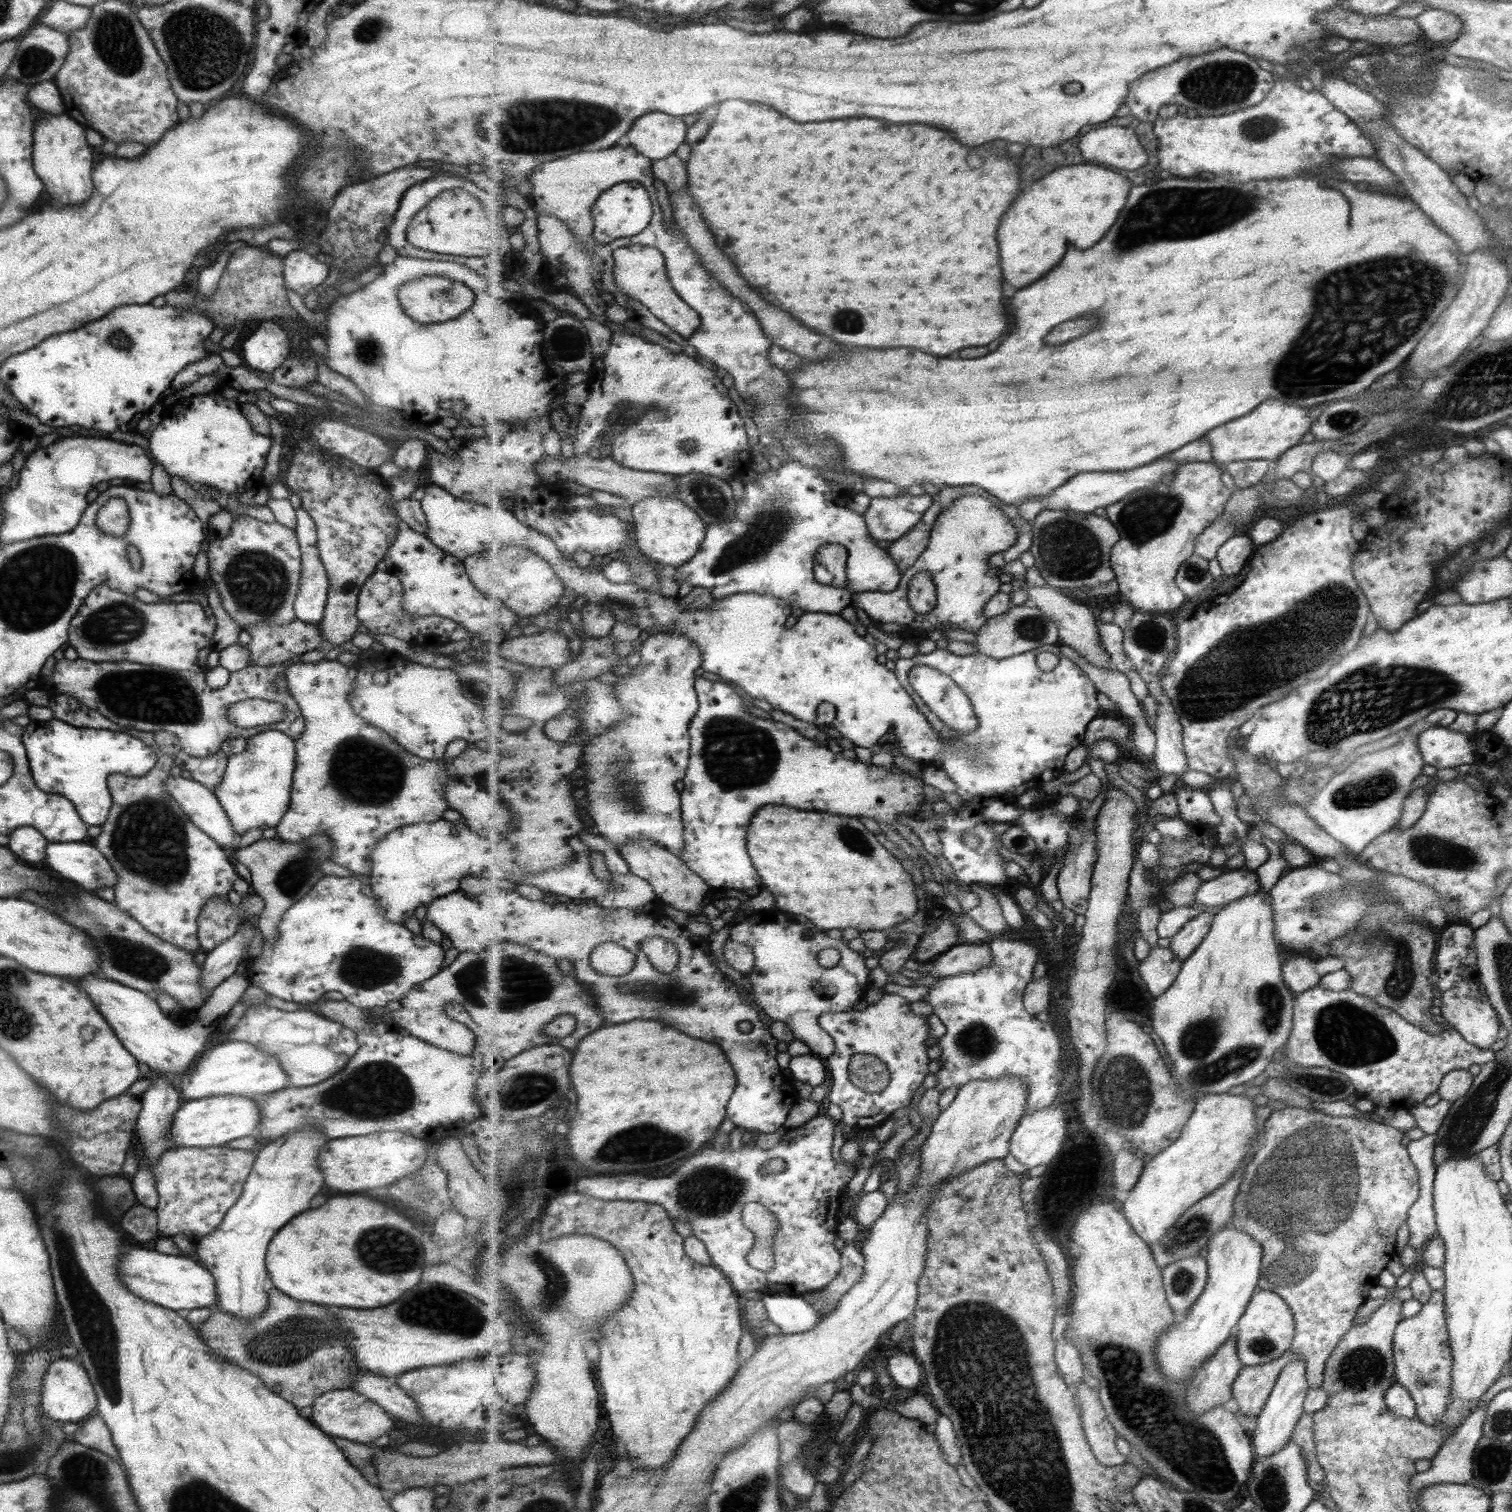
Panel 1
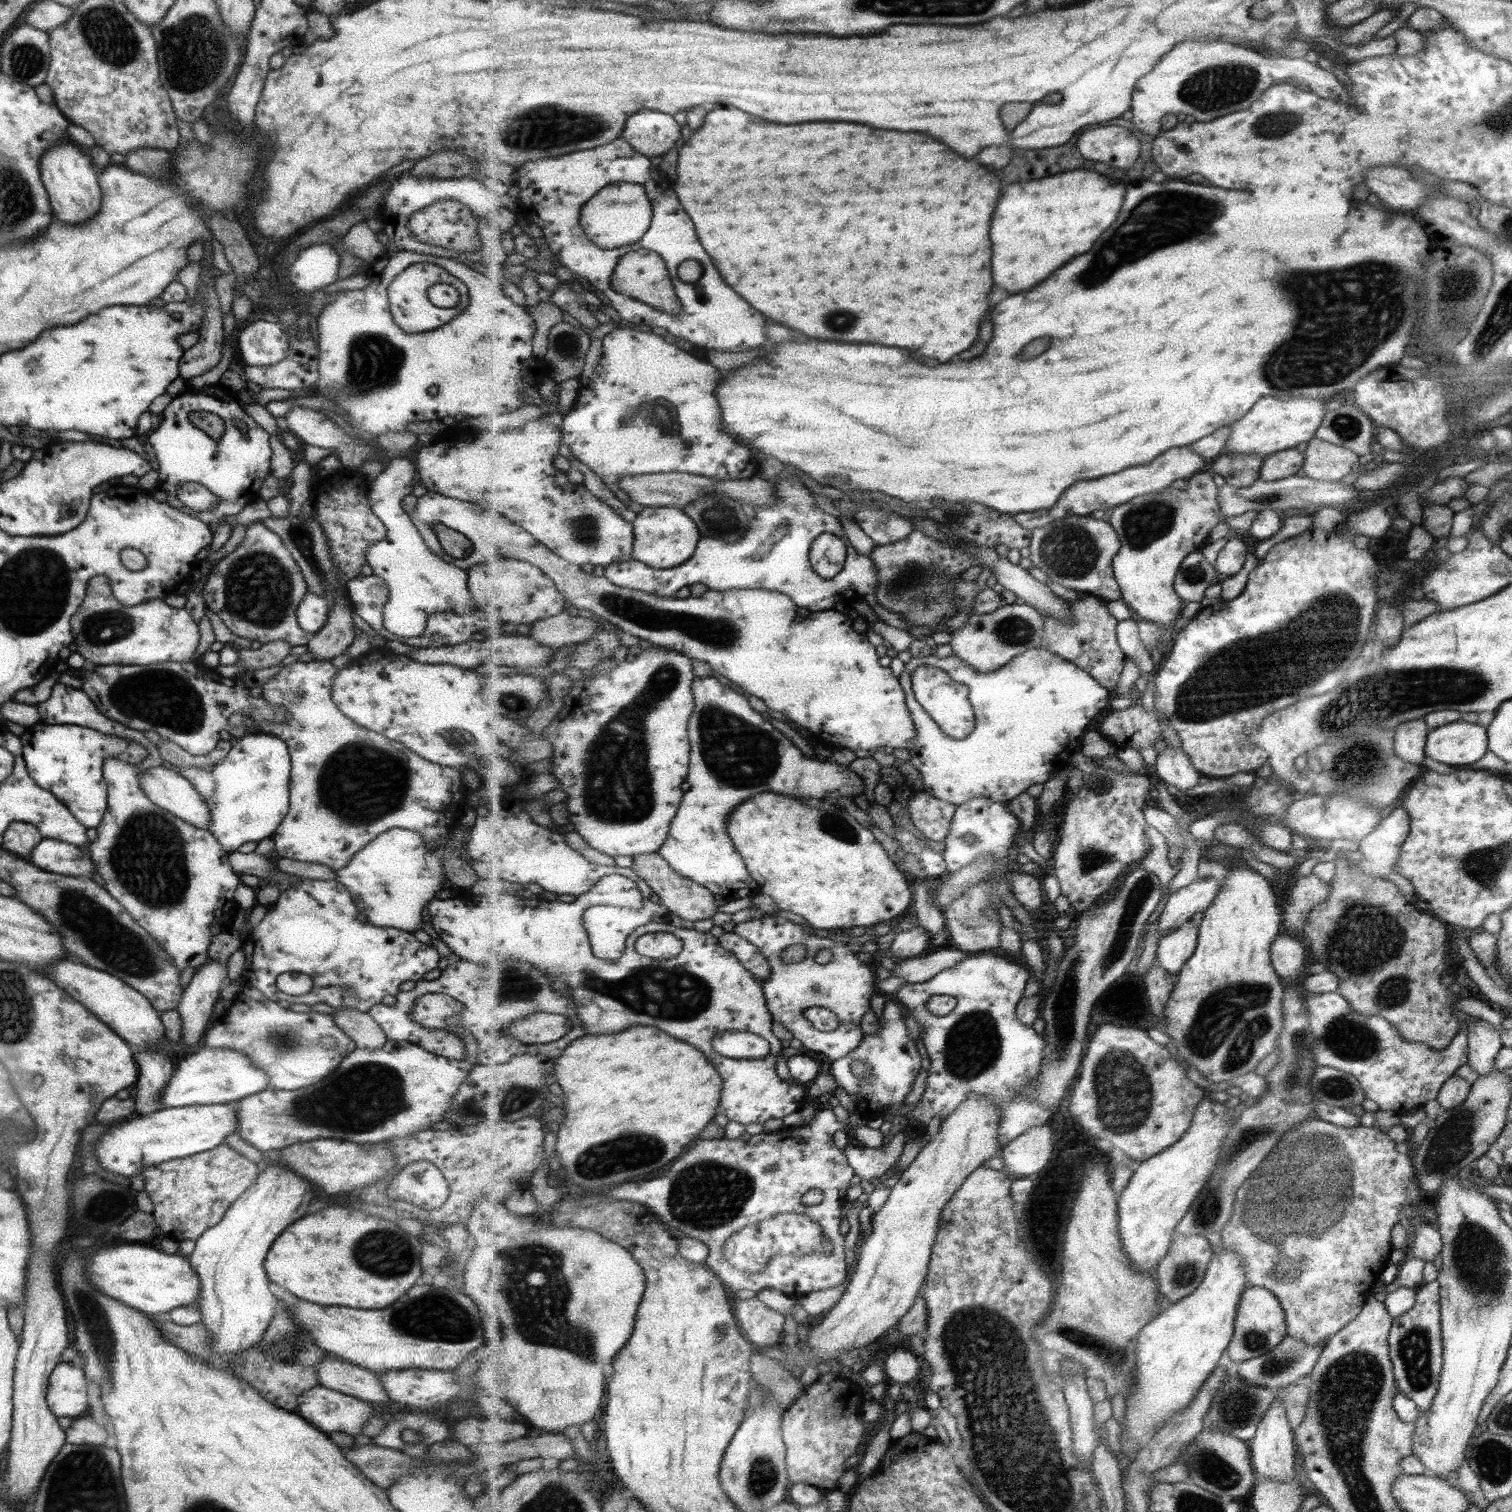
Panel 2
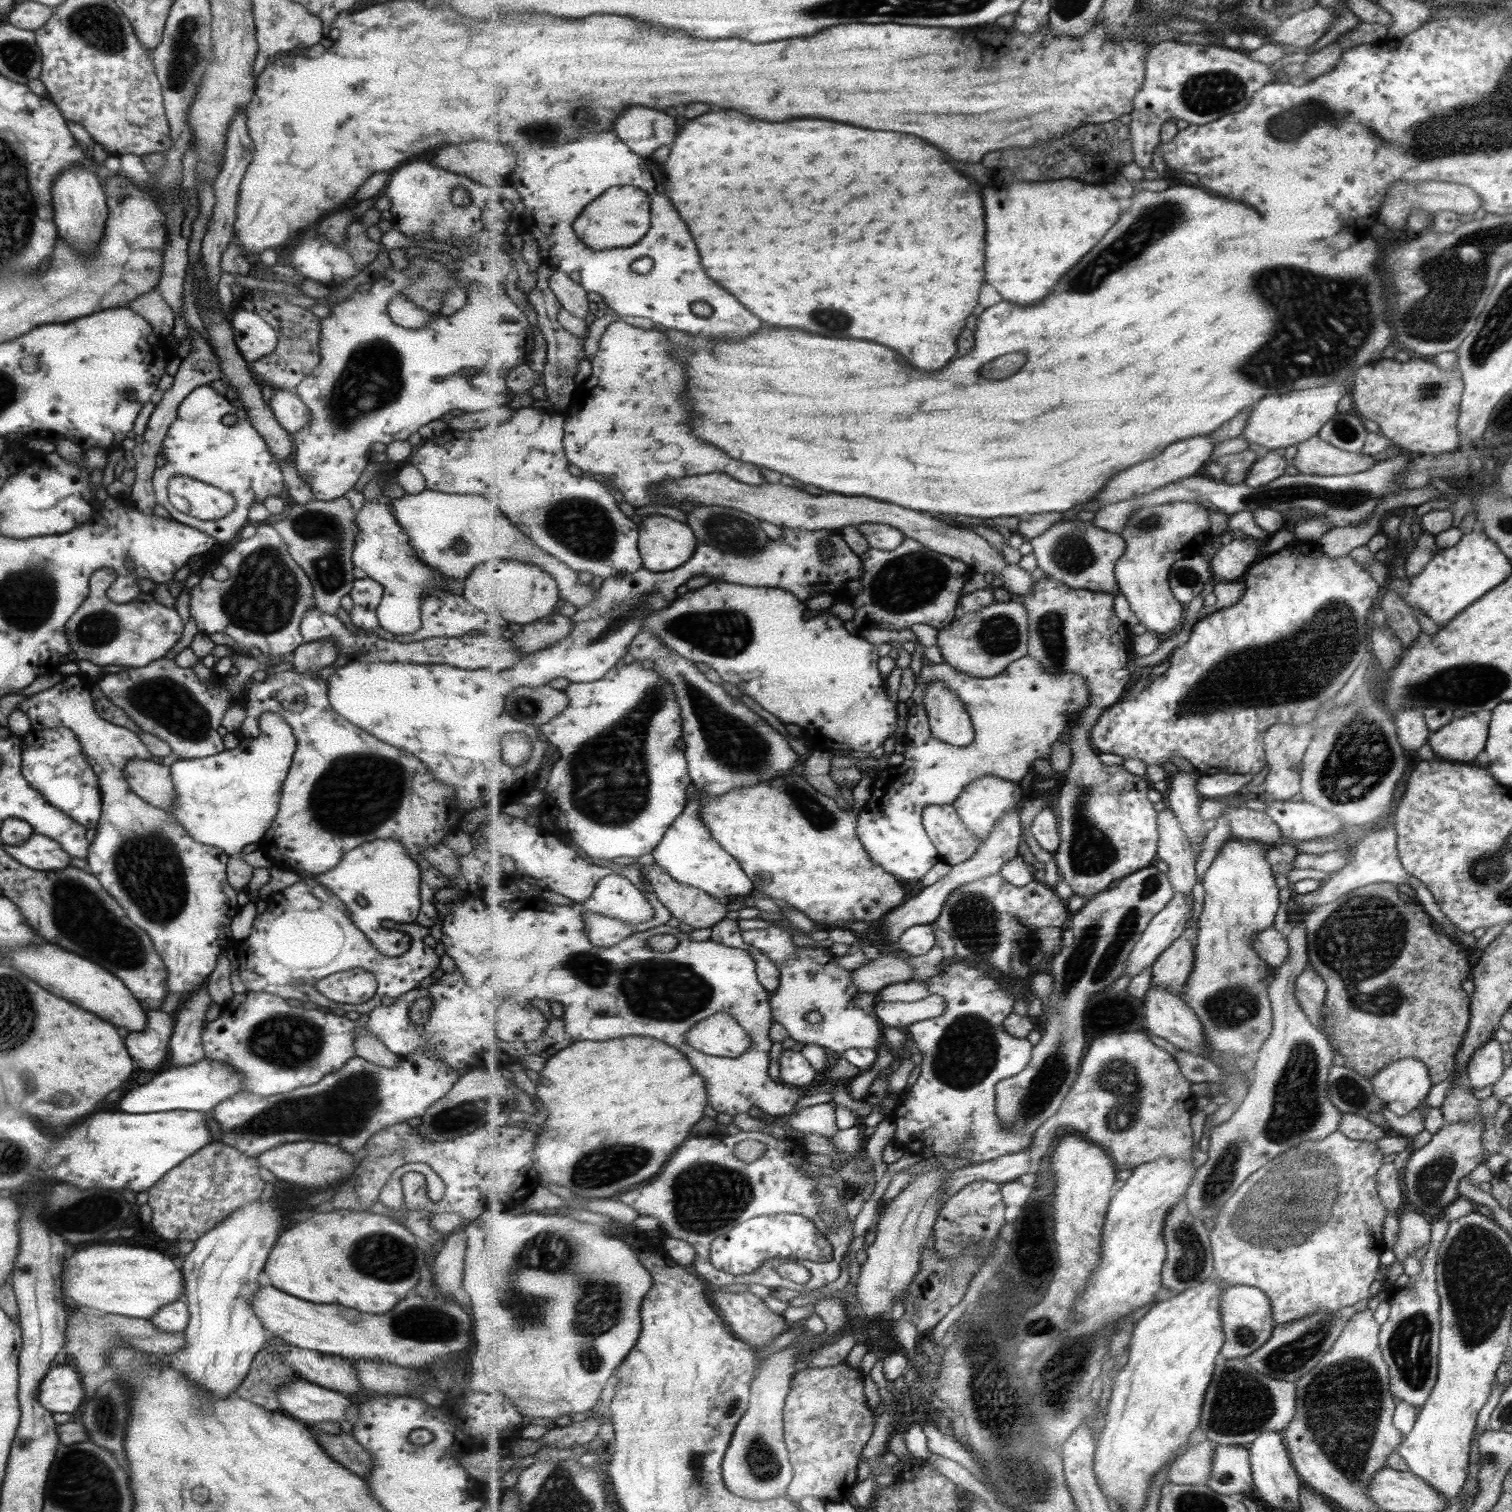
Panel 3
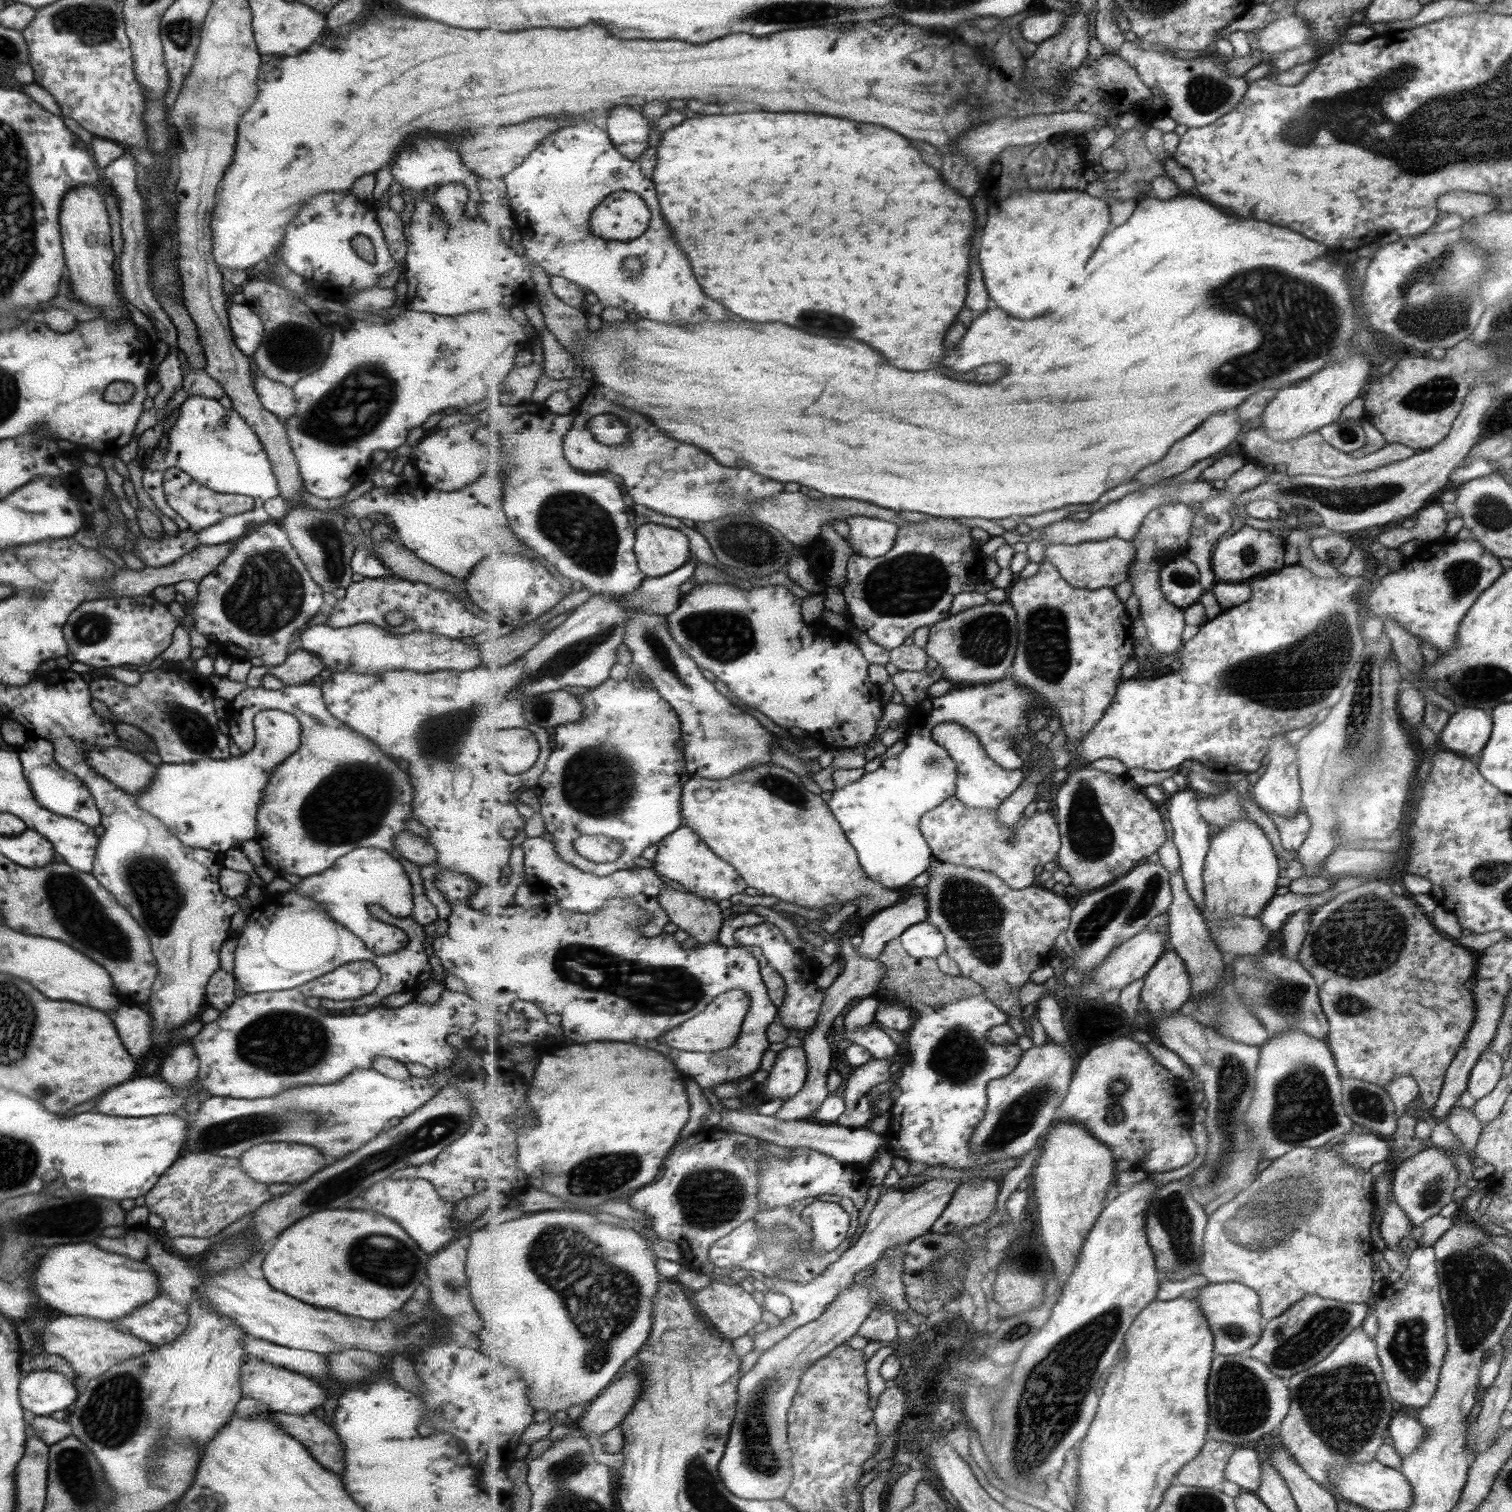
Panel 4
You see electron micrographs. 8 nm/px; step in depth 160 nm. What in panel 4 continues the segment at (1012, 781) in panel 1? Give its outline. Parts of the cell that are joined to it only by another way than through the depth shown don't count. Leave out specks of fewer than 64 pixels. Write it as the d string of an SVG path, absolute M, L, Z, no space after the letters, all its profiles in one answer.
M1010 673L1003 680L987 684L954 684L943 696L929 696L927 700L911 709L907 723L909 727L905 738L906 745L897 756L883 761L876 771L865 772L858 781L833 790L832 798L827 803L858 852L863 870L866 870L872 879L897 890L912 883L919 874L930 869L934 854L920 827L922 816L956 794L959 774L957 763L946 748L934 739L932 730L942 722L959 723L975 734L985 747L987 755L999 767L1017 771L1023 768L1025 762L1017 754L1015 744L1021 744L1025 738L1029 739L1034 734L1029 730L1029 716L1037 710L1037 696L1033 690L1017 682Z

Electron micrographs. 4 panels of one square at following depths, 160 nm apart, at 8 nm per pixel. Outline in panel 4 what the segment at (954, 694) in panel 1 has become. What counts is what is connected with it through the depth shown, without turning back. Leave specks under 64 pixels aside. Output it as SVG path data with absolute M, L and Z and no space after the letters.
M942 722L933 730L934 739L943 745L958 766L956 797L971 808L998 808L1026 779L1023 770L1009 771L999 767L985 751L981 741L967 727L954 722Z

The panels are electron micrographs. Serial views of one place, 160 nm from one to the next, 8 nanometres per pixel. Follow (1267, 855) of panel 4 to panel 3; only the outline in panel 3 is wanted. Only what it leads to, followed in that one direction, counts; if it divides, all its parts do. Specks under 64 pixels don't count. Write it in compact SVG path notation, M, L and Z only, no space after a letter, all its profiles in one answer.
M1227 840L1203 877L1206 896L1198 918L1195 966L1183 989L1183 998L1203 1023L1210 1048L1218 1052L1234 1052L1238 1056L1257 1055L1274 1032L1274 1010L1268 990L1269 982L1266 983L1266 976L1271 968L1252 945L1259 932L1275 924L1277 910L1283 910L1283 902L1279 902L1279 886L1273 876L1273 866L1267 862L1267 851L1272 847L1255 840Z

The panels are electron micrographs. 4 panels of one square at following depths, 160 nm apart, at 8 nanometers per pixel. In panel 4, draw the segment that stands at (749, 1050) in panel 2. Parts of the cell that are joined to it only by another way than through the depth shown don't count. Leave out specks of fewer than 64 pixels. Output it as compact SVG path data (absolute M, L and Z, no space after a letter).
M734 988L715 997L707 1008L673 1030L666 1032L659 1040L667 1046L687 1052L718 1052L735 1045L740 1037L744 1023L749 1019L752 1002L750 994Z

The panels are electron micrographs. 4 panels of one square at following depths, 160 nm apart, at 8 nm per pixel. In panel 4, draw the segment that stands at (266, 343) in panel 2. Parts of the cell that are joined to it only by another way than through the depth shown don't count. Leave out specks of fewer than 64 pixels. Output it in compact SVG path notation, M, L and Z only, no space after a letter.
M243 303L228 304L228 323L233 342L245 356L252 356L262 341L264 329L262 322Z

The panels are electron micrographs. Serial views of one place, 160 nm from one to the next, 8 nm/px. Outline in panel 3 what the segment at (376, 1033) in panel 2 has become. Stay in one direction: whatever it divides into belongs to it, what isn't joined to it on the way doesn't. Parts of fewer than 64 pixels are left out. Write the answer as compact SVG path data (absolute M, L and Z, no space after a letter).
M368 1015L354 1017L356 1027L352 1030L354 1053L367 1062L379 1066L392 1067L396 1065L398 1056L393 1054L367 1027Z

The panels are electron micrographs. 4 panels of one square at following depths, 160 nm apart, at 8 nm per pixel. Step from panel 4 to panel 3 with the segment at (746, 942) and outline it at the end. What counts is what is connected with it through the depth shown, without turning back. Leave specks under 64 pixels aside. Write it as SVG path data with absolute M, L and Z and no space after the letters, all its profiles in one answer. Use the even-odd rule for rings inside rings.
M771 925L766 929L750 929L742 932L744 939L754 947L760 948L779 967L782 973L779 988L770 993L774 1020L782 1024L795 1041L818 1044L829 1050L844 1054L851 1048L875 1049L883 1037L879 1019L867 1014L863 1008L855 1006L859 987L855 984L852 971L839 966L837 957L827 946L827 964L819 964L813 958L812 945L795 946L789 929ZM787 954L795 954L795 962ZM819 1011L823 1022L815 1024L807 1020L808 1014Z

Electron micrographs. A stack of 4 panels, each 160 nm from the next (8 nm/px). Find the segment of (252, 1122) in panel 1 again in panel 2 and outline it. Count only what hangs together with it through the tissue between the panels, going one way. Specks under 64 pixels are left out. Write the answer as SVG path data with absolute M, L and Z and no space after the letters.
M229 1103L162 1108L151 1116L131 1118L131 1122L111 1128L103 1134L103 1140L97 1142L94 1151L101 1168L129 1178L140 1174L145 1164L169 1162L173 1158L187 1158L211 1150L223 1144L226 1136L236 1132L237 1117Z

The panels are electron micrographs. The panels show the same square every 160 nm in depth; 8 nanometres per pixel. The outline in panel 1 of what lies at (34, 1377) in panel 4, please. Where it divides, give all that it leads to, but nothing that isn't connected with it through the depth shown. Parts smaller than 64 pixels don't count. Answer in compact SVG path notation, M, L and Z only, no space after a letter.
M53 1357L40 1378L40 1409L57 1422L82 1422L95 1414L97 1397L84 1368L71 1357Z

